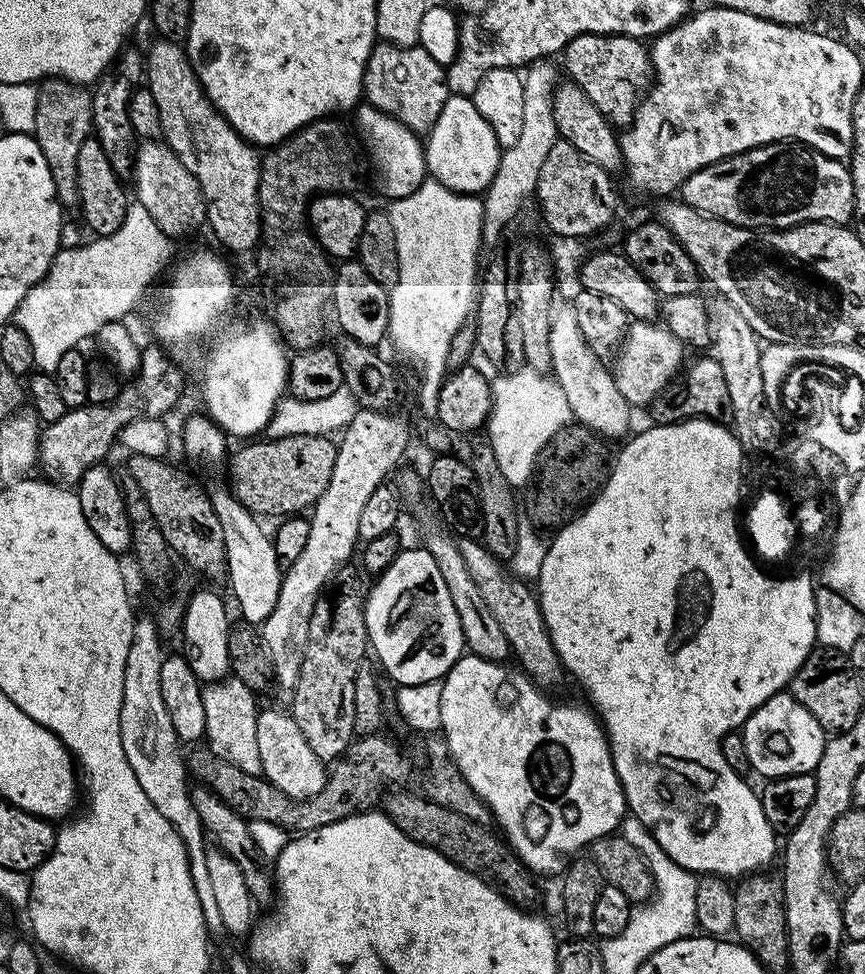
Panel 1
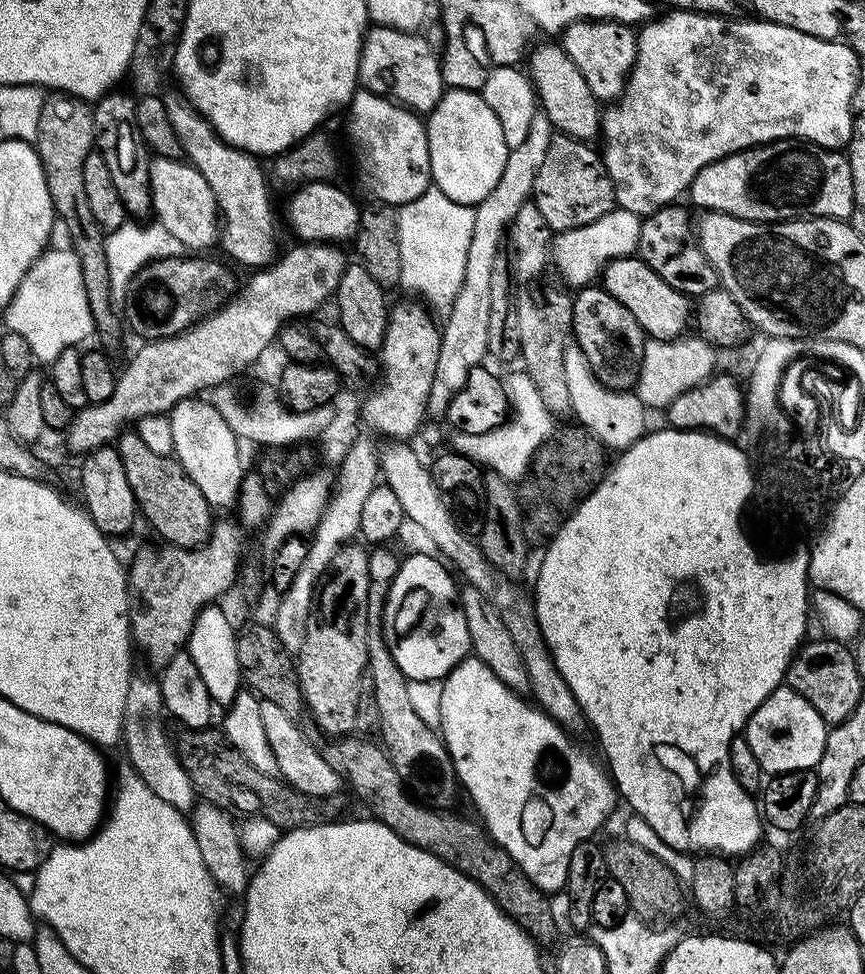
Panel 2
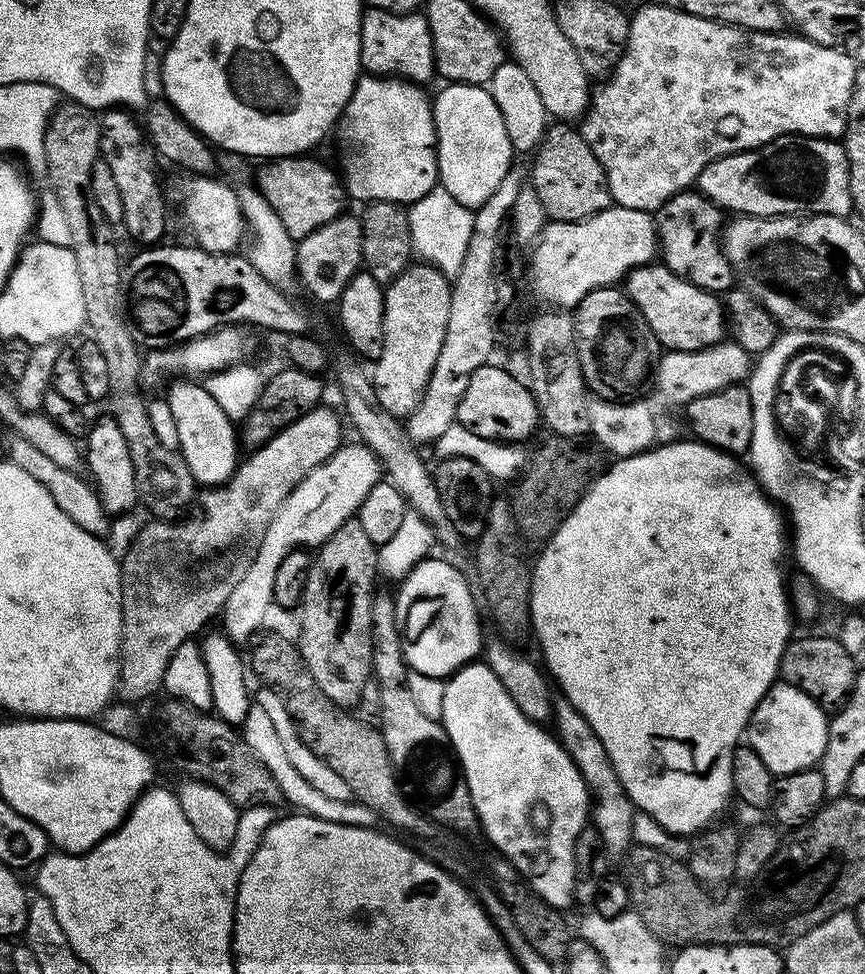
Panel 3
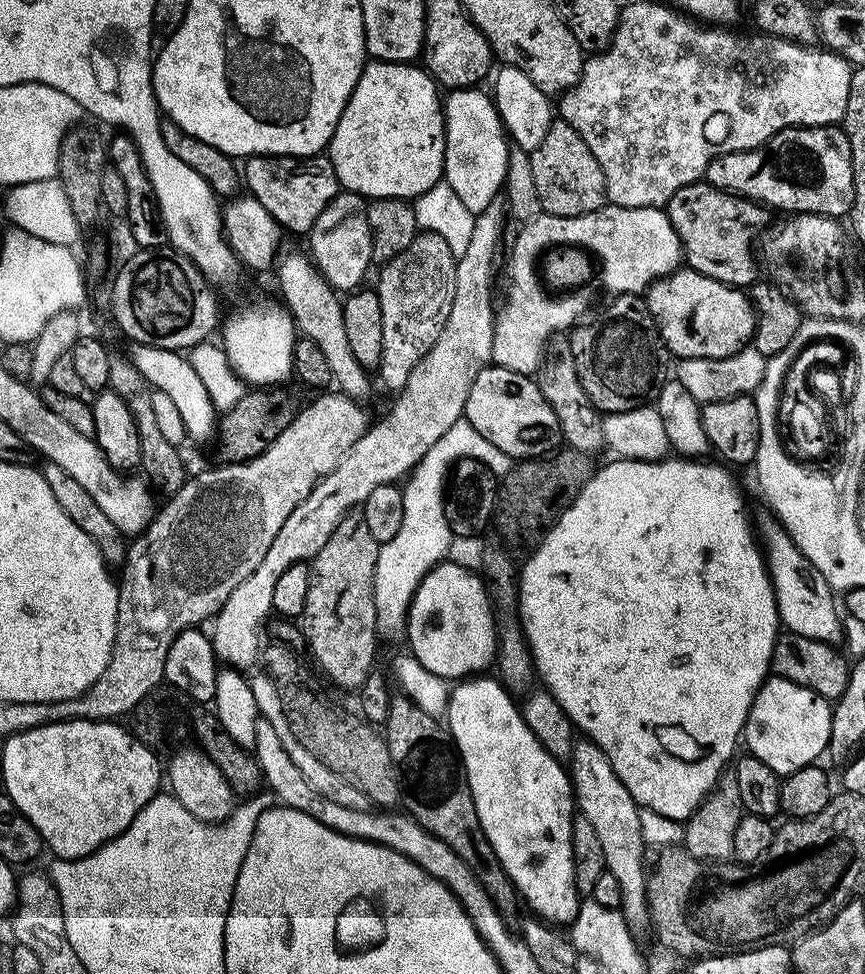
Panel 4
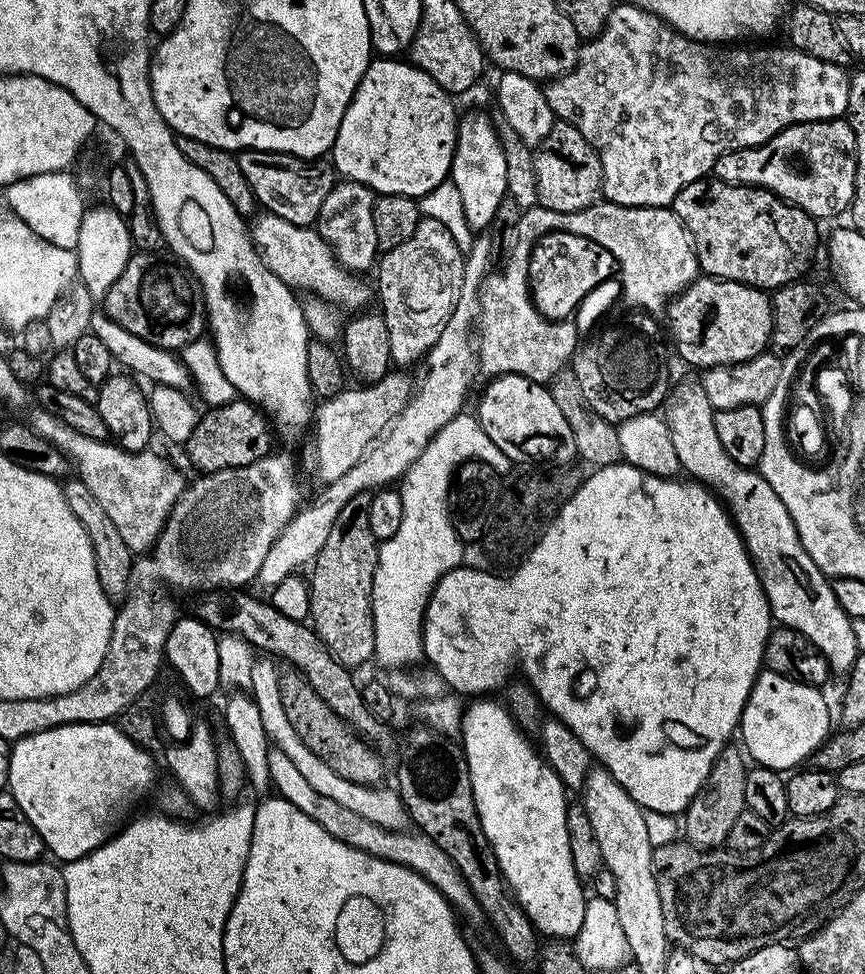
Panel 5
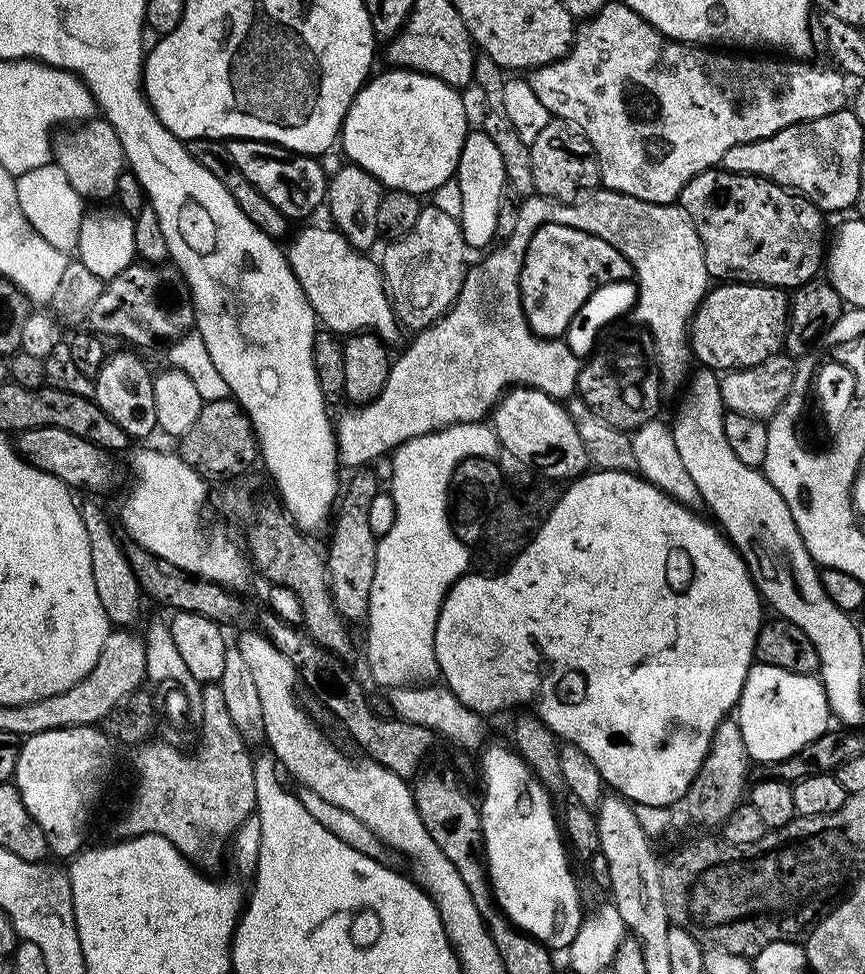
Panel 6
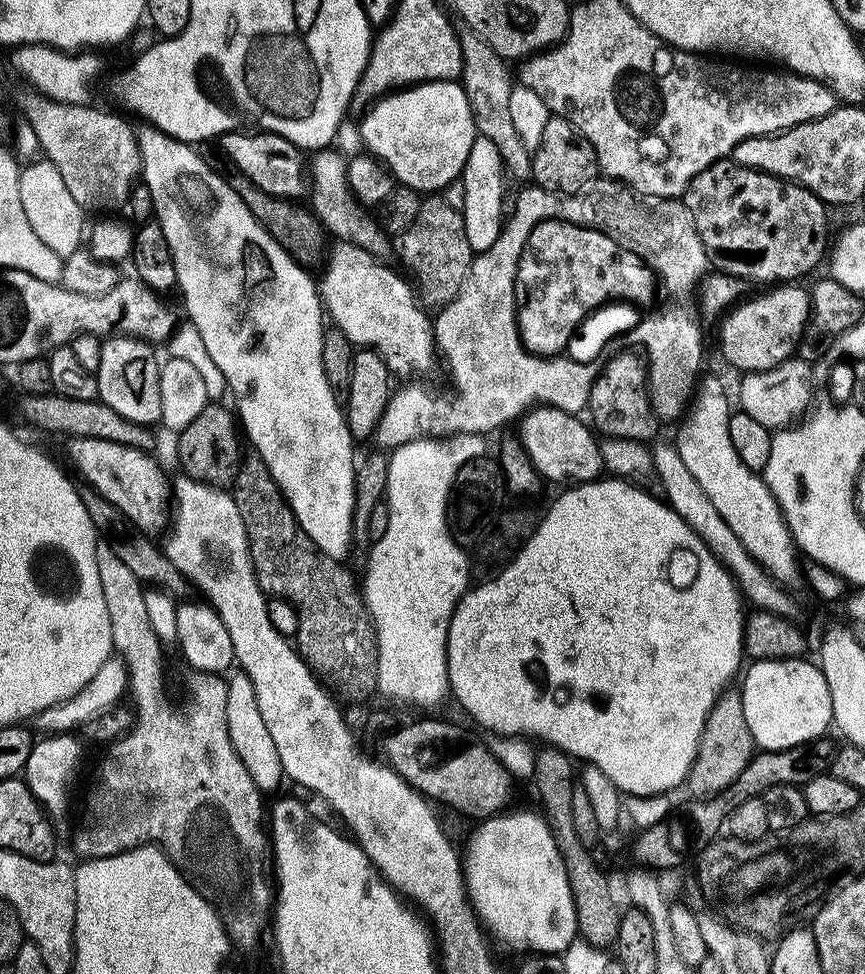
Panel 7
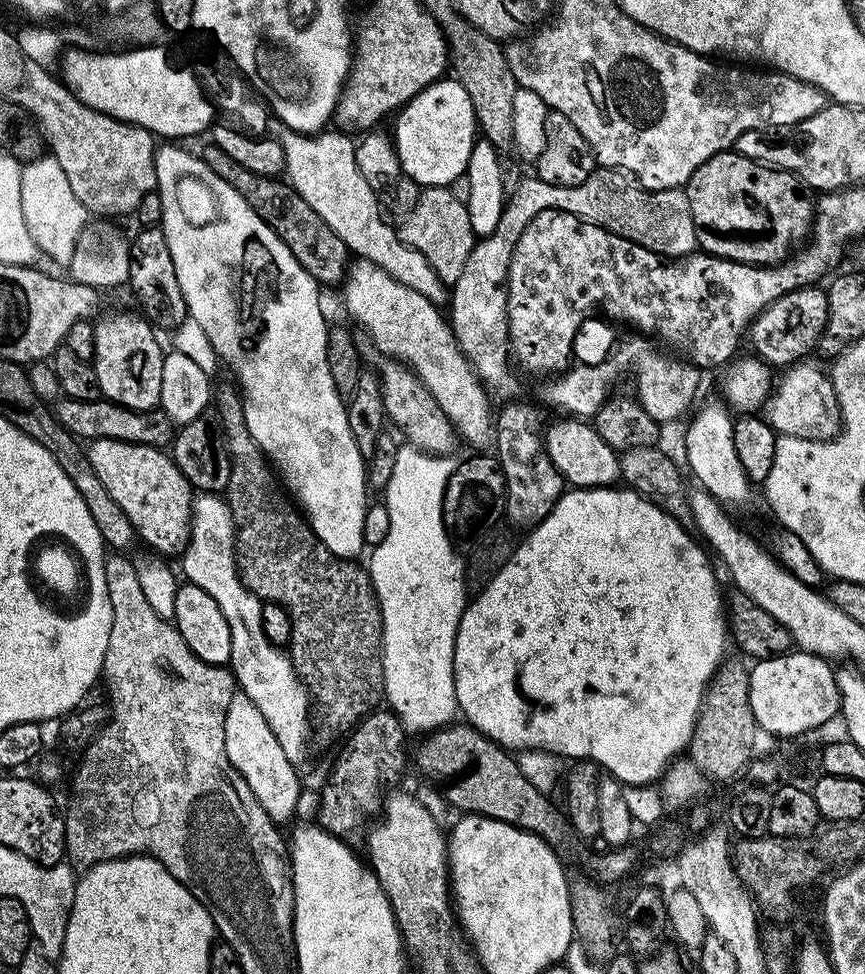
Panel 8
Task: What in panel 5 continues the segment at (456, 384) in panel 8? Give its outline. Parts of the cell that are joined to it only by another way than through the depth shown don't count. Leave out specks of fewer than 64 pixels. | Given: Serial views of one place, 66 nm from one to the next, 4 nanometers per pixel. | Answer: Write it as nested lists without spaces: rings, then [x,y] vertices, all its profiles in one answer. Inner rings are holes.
[[[264,212],[251,221],[250,235],[260,259],[289,288],[301,293],[304,291],[308,296],[317,296],[333,309],[348,314],[369,307],[368,299],[374,296],[369,281],[367,284],[357,273],[341,266],[315,227],[286,222],[286,218],[278,218],[273,212]]]

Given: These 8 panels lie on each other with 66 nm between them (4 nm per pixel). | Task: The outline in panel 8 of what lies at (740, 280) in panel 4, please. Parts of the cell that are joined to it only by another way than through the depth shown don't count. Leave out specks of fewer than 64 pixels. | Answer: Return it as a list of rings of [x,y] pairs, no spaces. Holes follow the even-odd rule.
[[[735,150],[719,152],[706,162],[702,162],[702,166],[698,166],[698,170],[694,170],[694,174],[688,180],[686,191],[690,202],[690,214],[694,214],[697,245],[703,251],[709,252],[711,256],[721,256],[734,262],[742,262],[743,264],[781,264],[792,255],[797,246],[803,245],[811,237],[812,224],[816,221],[816,200],[814,199],[813,189],[809,188],[800,177],[781,168],[774,168],[770,164],[762,164],[758,160],[746,158],[741,152]]]

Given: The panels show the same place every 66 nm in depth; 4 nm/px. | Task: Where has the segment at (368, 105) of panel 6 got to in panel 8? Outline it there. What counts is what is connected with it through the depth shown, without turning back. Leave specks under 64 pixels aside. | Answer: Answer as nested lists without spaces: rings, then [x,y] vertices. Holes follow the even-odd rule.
[[[441,78],[426,90],[419,92],[411,102],[395,113],[396,132],[394,143],[396,157],[400,159],[400,170],[405,177],[424,188],[446,188],[452,185],[454,178],[468,171],[472,147],[478,139],[474,106],[470,106],[470,94],[454,78]]]

